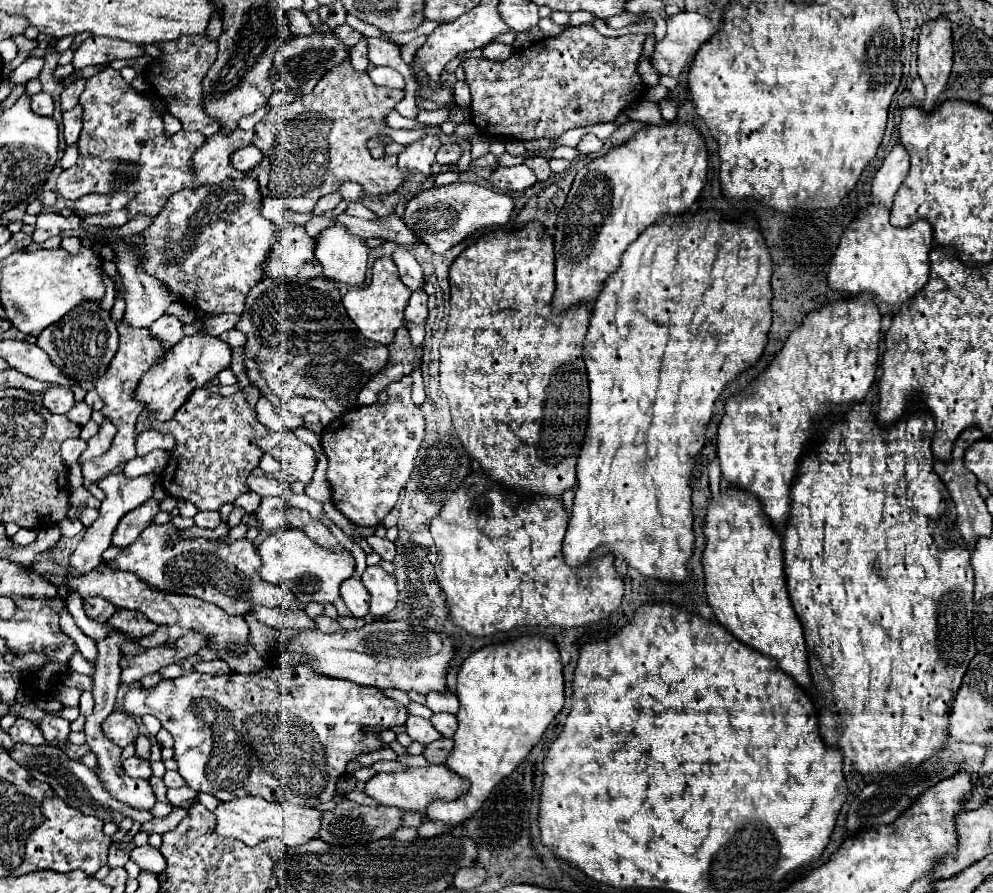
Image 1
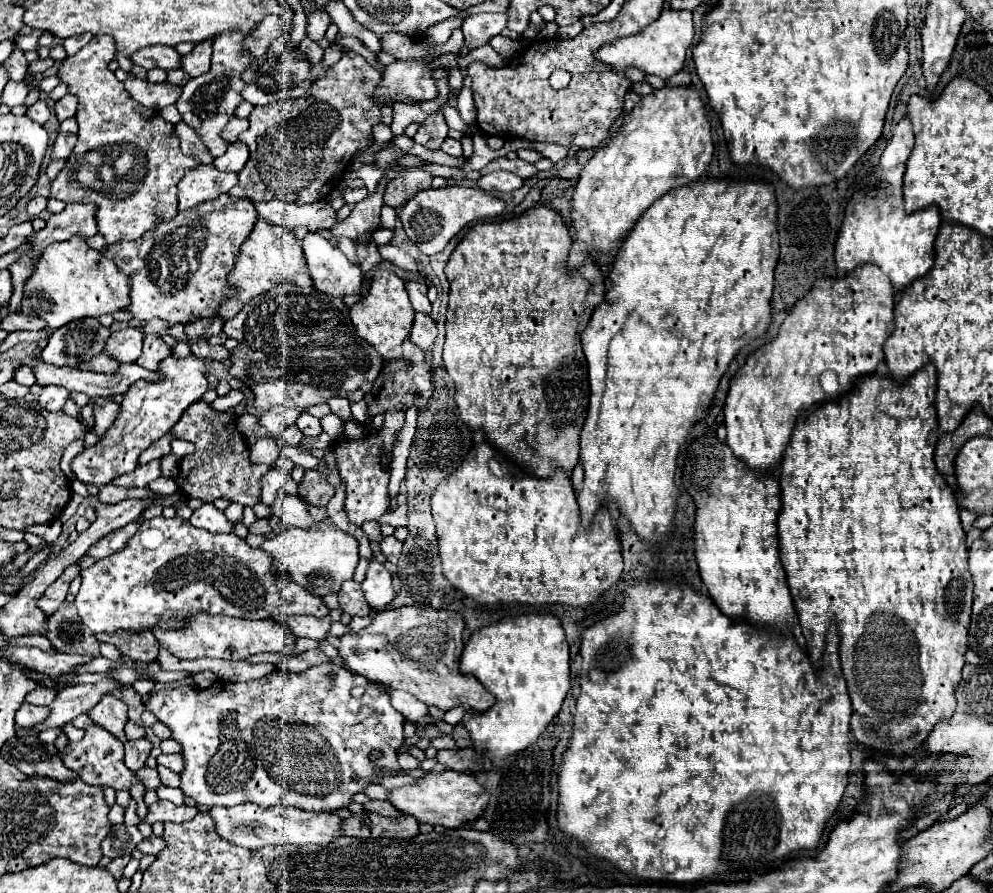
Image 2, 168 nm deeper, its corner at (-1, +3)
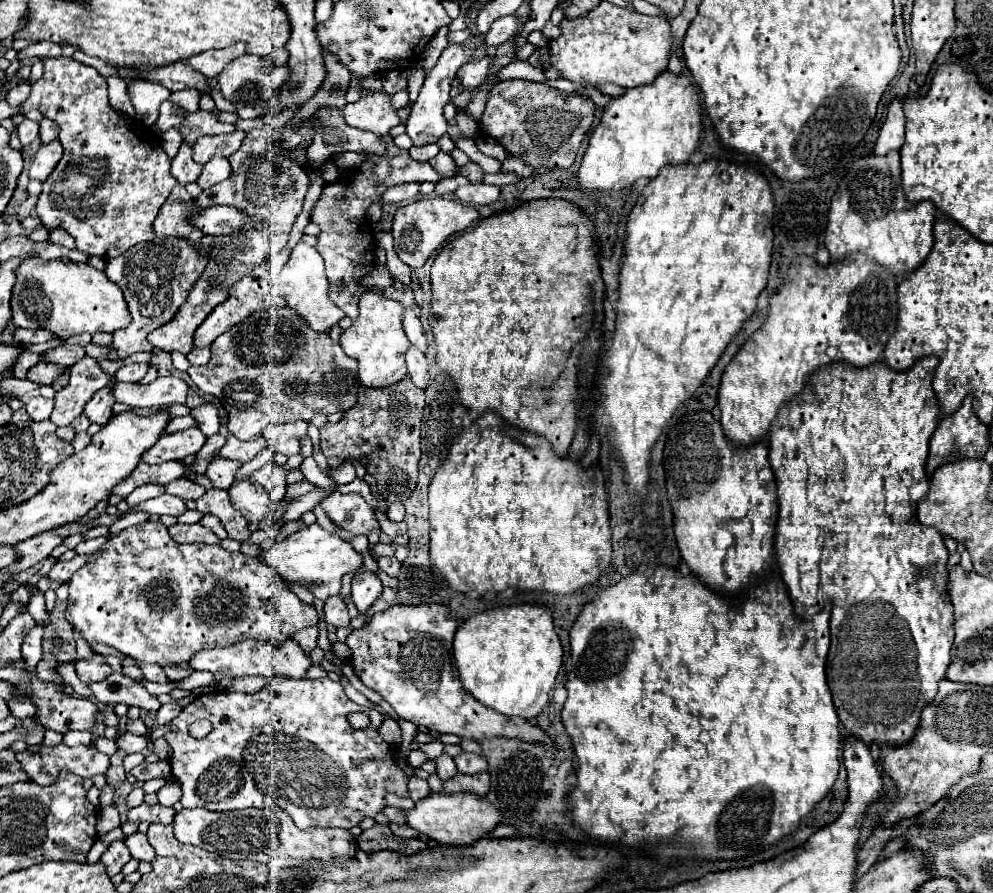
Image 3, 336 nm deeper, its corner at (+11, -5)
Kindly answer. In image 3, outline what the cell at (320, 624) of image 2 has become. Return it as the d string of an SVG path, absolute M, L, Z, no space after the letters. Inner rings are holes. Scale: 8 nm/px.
M309 626L309 628L301 630L301 632L297 632L297 634L293 636L293 640L295 640L303 650L311 652L311 650L317 646L317 634L319 634L317 626Z

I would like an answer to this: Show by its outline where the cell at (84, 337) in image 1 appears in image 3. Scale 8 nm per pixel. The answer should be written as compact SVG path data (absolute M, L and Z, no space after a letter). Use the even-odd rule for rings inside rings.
M63 342L61 346L57 346L55 350L49 350L45 354L49 358L49 362L53 364L59 364L59 366L73 366L73 362L79 362L83 356L85 356L85 350L77 344L67 344Z

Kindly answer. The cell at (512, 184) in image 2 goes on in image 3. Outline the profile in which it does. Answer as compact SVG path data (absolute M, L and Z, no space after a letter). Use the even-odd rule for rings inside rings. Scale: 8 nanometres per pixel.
M465 184L455 190L455 196L459 202L469 206L485 206L499 198L499 186L489 184Z

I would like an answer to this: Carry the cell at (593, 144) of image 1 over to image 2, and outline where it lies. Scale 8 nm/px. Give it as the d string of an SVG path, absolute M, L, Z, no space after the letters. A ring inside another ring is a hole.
M537 142L535 150L541 152L543 156L547 156L551 162L559 162L559 160L569 156L569 148L559 146L559 144L541 144L541 142Z

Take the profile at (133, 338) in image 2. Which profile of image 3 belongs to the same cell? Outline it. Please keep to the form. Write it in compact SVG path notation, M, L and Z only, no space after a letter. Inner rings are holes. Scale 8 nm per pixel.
M85 356L71 366L69 382L55 394L55 408L51 412L51 422L57 426L69 426L77 416L81 416L85 404L97 390L103 388L111 376L107 376L97 360Z

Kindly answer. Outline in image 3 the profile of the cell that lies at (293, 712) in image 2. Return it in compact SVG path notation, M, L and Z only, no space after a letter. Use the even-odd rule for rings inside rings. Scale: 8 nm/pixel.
M273 678L259 692L209 692L195 698L181 714L173 720L175 730L165 734L173 754L171 768L179 782L183 796L183 808L205 808L213 812L239 810L239 808L283 808L289 812L299 828L343 828L351 830L363 818L373 818L383 812L387 802L385 794L393 792L397 796L409 796L409 778L397 766L391 746L379 736L379 728L385 716L379 710L359 706L351 702L343 686L331 678L319 680L289 680ZM363 712L369 716L371 724L363 730L351 728L347 714ZM195 720L209 720L213 732L203 740L189 736L189 724Z

